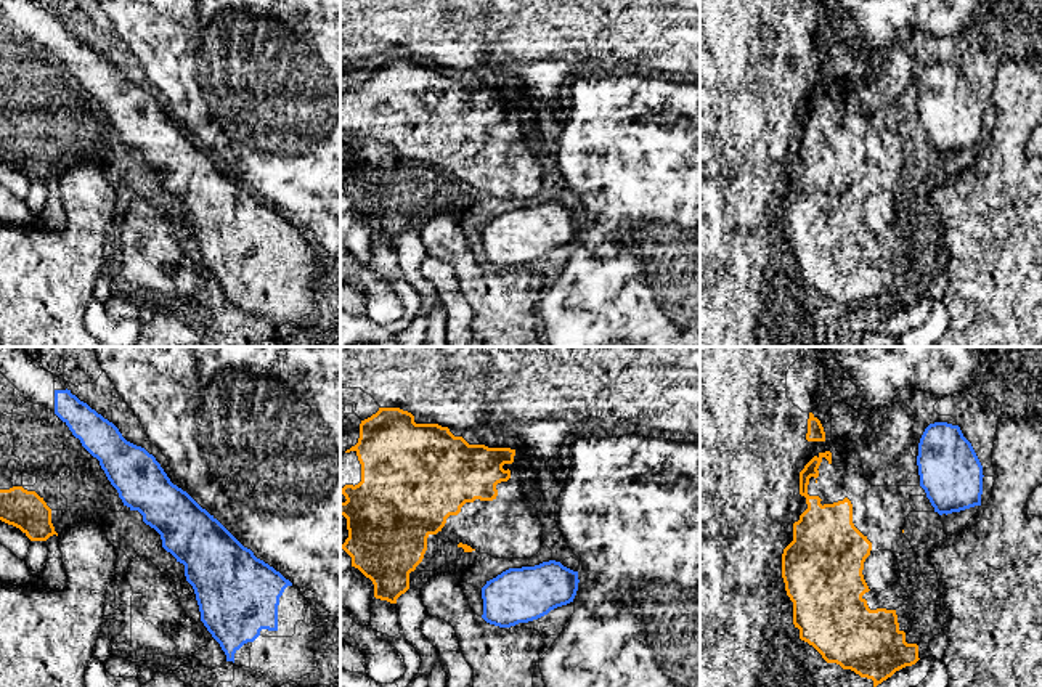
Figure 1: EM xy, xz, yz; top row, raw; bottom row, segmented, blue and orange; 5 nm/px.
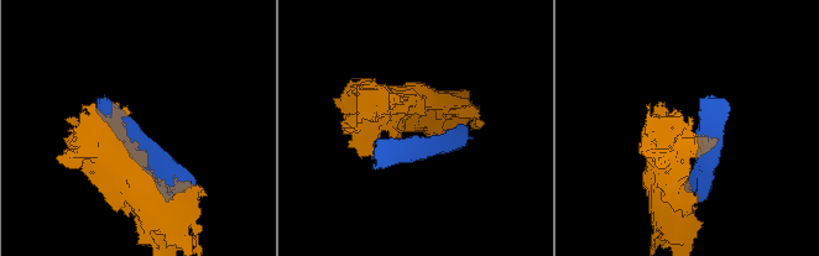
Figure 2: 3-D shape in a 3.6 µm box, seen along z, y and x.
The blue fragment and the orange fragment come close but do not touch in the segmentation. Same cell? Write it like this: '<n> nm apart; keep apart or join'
170 nm apart; keep apart

